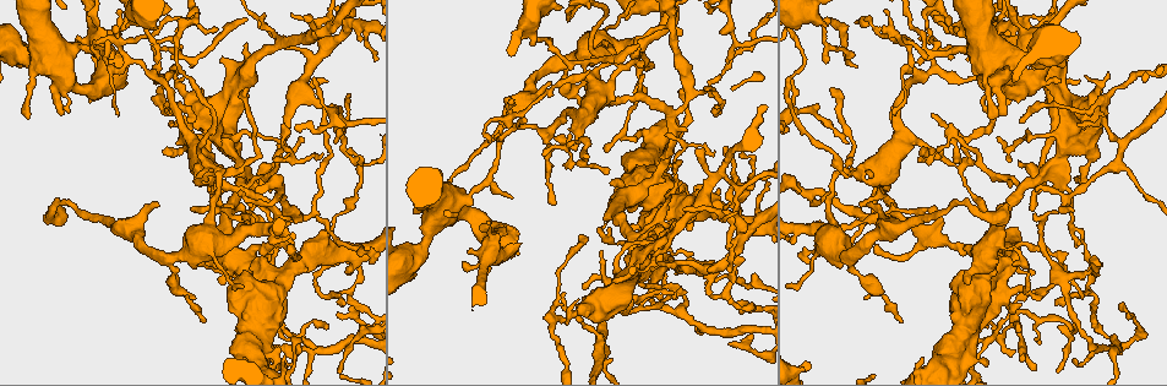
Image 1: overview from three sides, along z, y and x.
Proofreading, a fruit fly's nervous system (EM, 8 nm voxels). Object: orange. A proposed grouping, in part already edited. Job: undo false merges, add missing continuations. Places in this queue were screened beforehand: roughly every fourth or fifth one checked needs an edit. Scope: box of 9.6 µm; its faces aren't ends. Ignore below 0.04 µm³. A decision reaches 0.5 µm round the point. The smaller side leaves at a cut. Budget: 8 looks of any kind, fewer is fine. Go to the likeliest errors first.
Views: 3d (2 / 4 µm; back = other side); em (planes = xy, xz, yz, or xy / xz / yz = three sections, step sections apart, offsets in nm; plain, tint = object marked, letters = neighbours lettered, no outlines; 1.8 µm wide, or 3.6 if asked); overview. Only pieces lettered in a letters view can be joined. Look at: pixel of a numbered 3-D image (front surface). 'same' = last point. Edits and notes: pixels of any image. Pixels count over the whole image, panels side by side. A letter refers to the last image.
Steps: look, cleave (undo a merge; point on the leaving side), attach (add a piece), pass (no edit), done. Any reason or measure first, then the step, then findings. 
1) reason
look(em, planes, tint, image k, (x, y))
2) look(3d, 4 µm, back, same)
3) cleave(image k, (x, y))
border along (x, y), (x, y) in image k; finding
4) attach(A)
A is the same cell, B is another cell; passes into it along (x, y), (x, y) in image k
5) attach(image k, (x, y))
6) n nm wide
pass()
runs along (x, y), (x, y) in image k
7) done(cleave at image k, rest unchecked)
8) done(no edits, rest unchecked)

small branch off a trunk
look(3d, 4 µm, image 1, (67, 47))

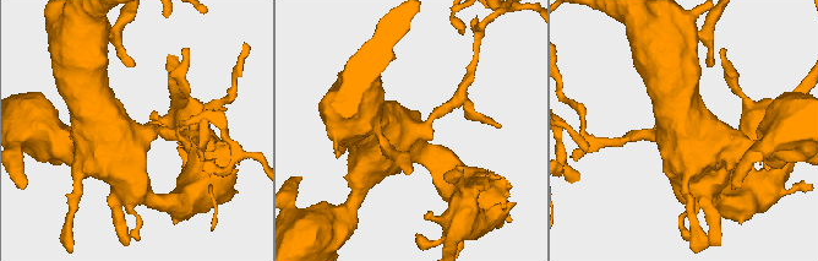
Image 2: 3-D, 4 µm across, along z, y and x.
look(em, 3.6 µm, planes, letters, image 2, (133, 137))

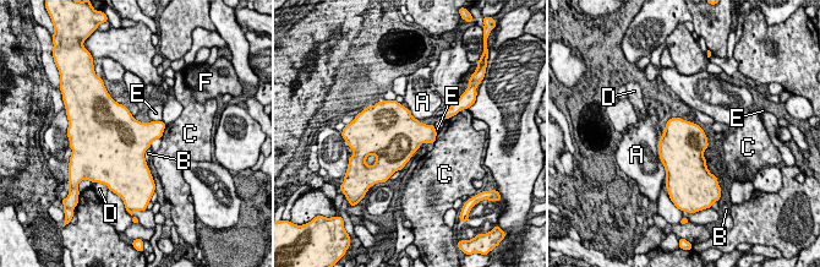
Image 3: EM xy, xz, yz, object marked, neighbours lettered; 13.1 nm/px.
600 nm wide; A touches over 600 nm
pass()
A, B, C, D, E and F are other cells; continuous, no second neuron

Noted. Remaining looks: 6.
free end
look(em, planes, letters, image 1, (924, 154))

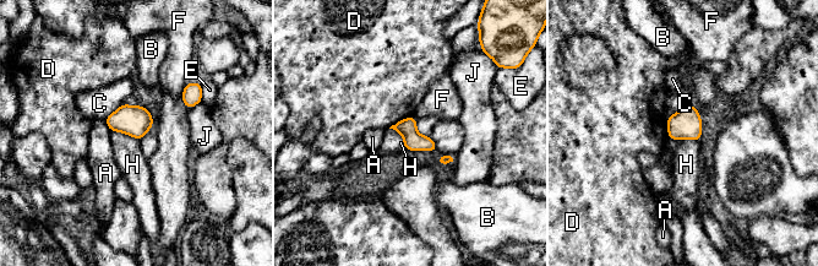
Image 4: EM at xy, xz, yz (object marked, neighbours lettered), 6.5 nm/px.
130 nm wide
pass()
A, B, C, D, E, F, H and J are other cells; border along (110, 130), (129, 134), (138, 141) in image 4; no lettered piece goes on from it

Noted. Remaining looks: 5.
a narrow waist
look(3d, 4 µm, back, image 1, (751, 177))

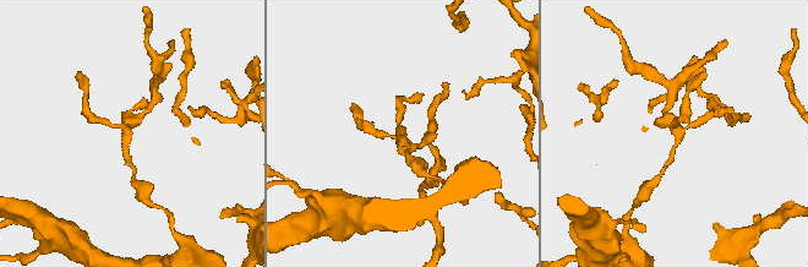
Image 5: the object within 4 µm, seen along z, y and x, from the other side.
shape alone is not enough
look(em, xy, step 4, letters, image 5, (126, 128))

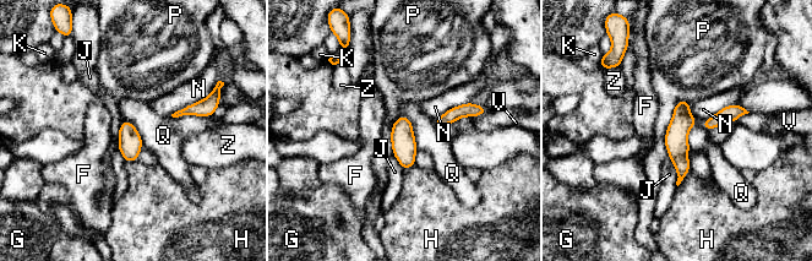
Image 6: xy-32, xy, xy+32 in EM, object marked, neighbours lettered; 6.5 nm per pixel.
pass()
F, G, H, J, K, N, P, Q, V and Z are other cells; border along (213, 113), (210, 115), (170, 115) in image 6; one neuron here

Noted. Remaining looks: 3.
done(no edits, rest unchecked)

